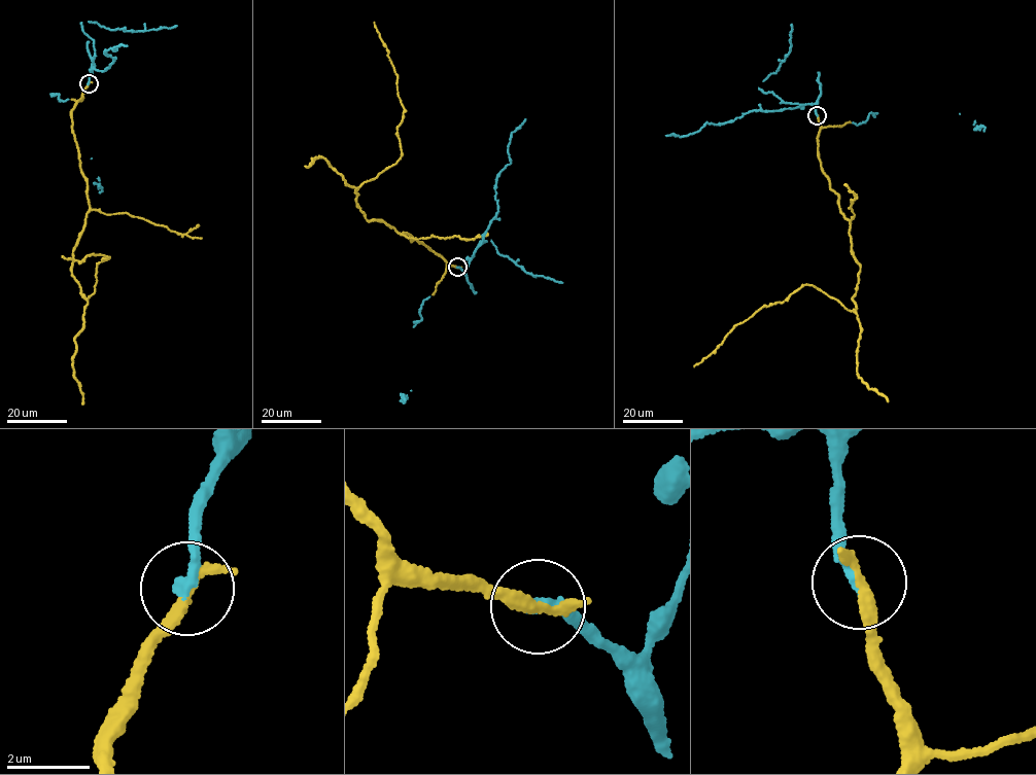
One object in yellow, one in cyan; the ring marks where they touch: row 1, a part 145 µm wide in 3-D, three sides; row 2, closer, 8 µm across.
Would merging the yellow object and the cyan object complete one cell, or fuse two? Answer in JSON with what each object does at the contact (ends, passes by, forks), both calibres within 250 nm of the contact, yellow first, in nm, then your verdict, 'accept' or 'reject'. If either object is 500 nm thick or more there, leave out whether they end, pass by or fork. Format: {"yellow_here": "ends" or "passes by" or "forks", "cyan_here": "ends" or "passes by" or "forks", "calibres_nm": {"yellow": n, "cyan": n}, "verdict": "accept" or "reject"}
{"yellow_here": "passes by", "cyan_here": "ends", "calibres_nm": {"yellow": 260, "cyan": 280}, "verdict": "accept"}

